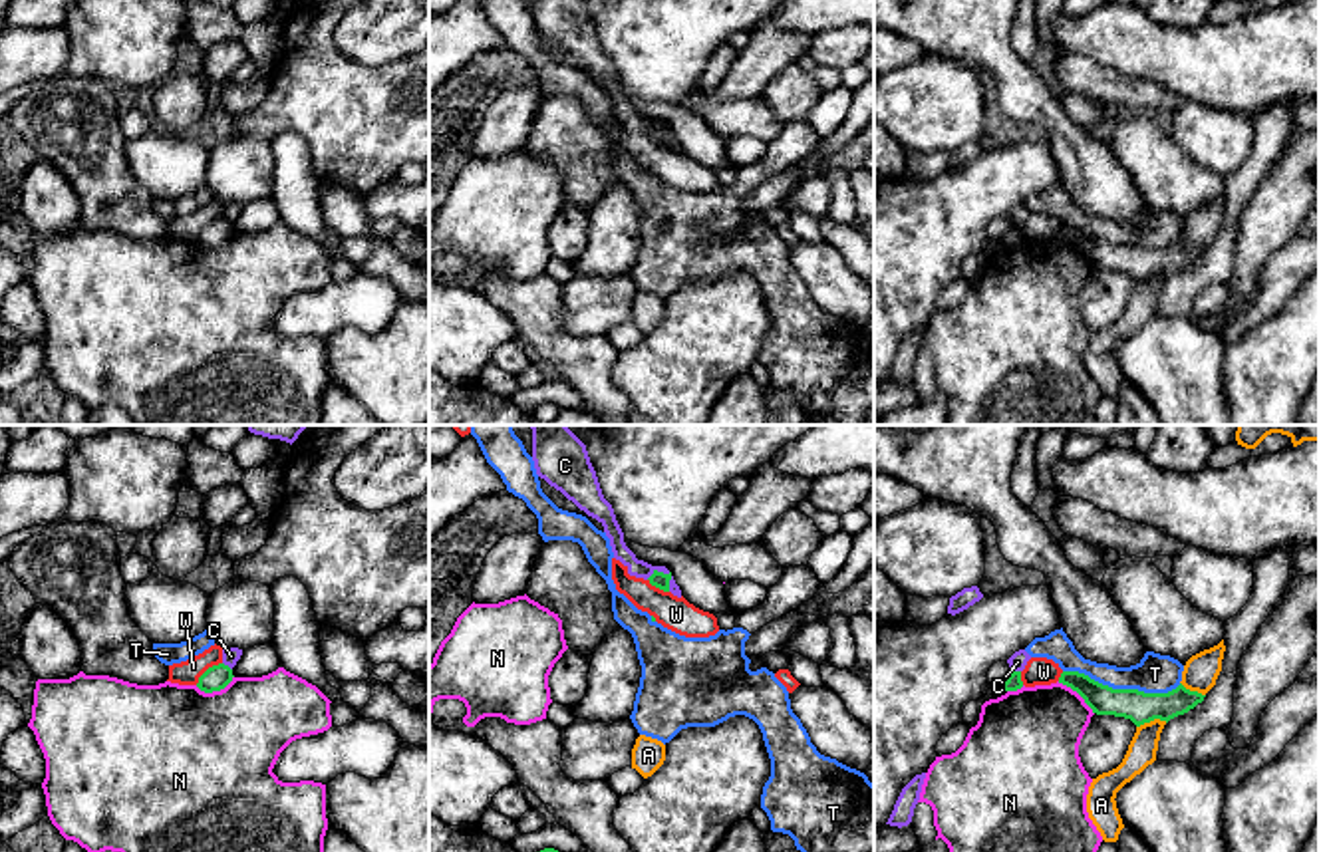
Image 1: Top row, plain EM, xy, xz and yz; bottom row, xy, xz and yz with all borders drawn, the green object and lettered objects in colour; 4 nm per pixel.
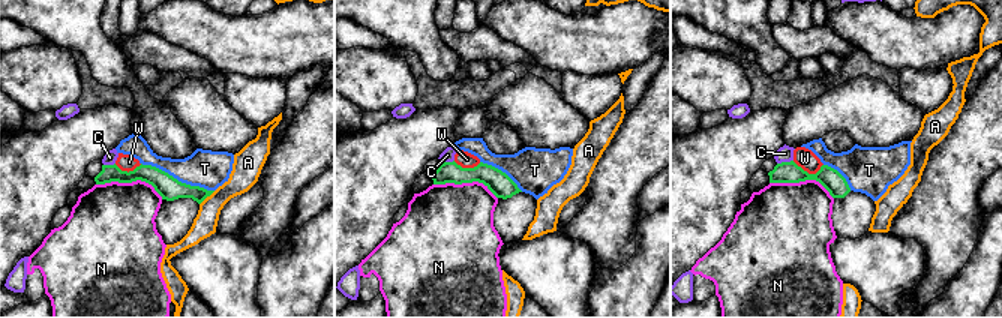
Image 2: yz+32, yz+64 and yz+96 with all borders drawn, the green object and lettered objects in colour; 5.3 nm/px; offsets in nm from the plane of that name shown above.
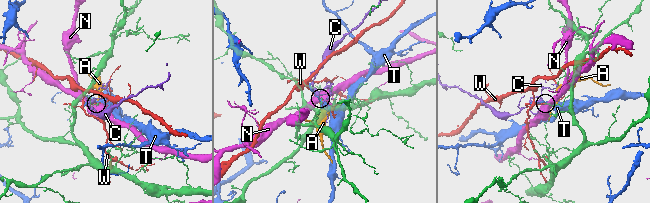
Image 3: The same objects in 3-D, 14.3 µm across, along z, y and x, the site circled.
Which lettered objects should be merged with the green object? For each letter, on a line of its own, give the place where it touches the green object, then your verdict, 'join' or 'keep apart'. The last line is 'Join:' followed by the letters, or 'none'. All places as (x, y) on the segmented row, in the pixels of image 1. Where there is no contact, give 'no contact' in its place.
A: yz (1151, 719) | keep apart
C: xz (666, 574) | keep apart
N: xy (215, 690) | keep apart
T: yz (1123, 690) | keep apart
W: xy (207, 670) | keep apart
Join: none

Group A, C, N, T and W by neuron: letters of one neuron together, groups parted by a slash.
A / C / N / T / W

